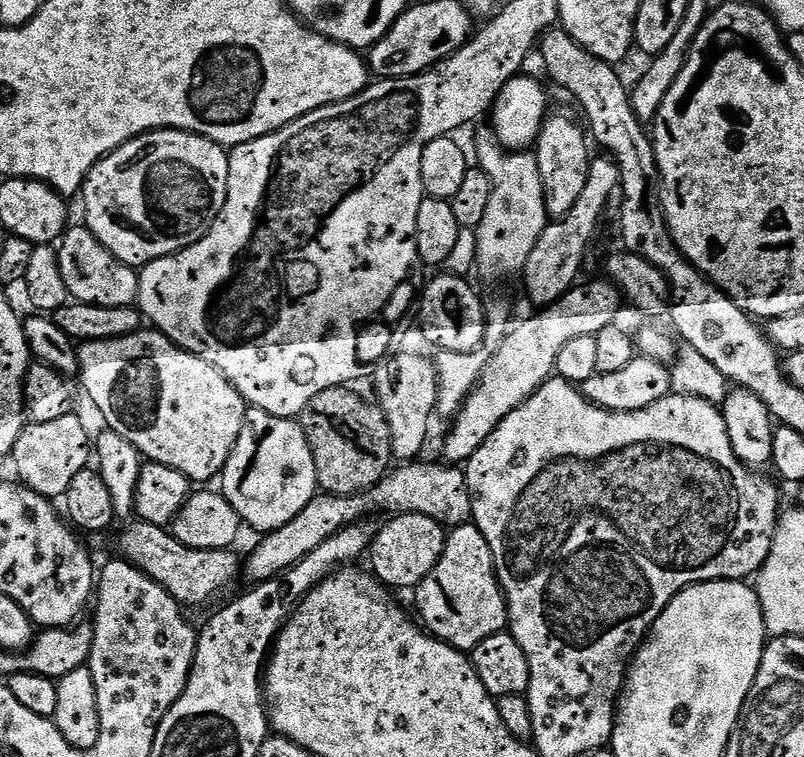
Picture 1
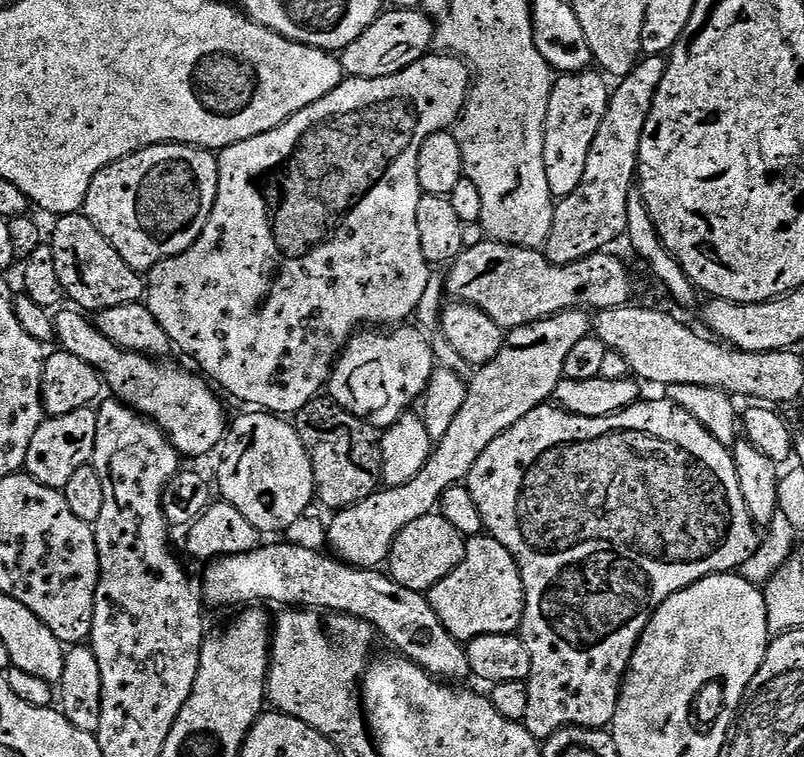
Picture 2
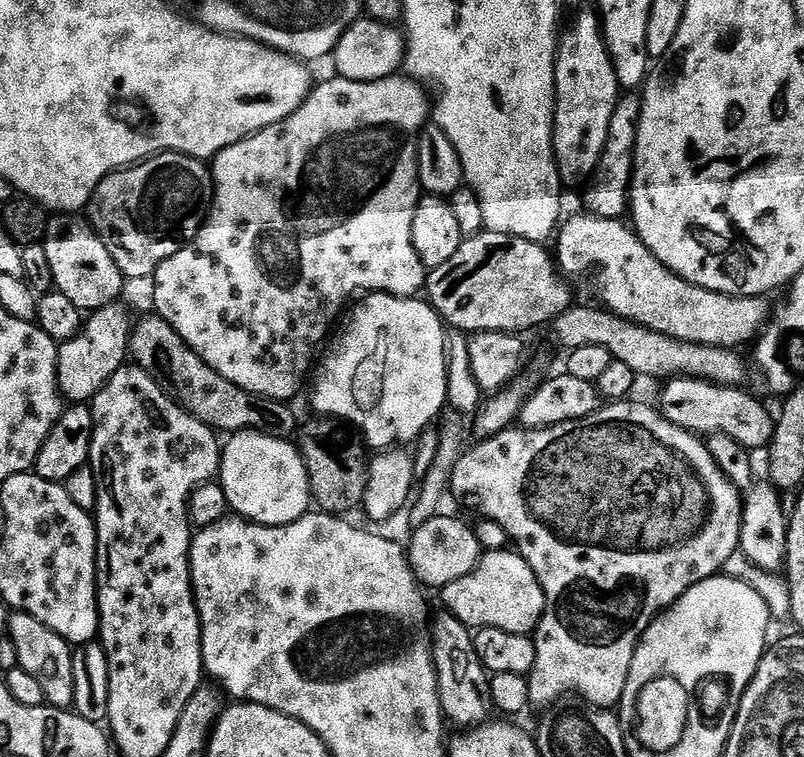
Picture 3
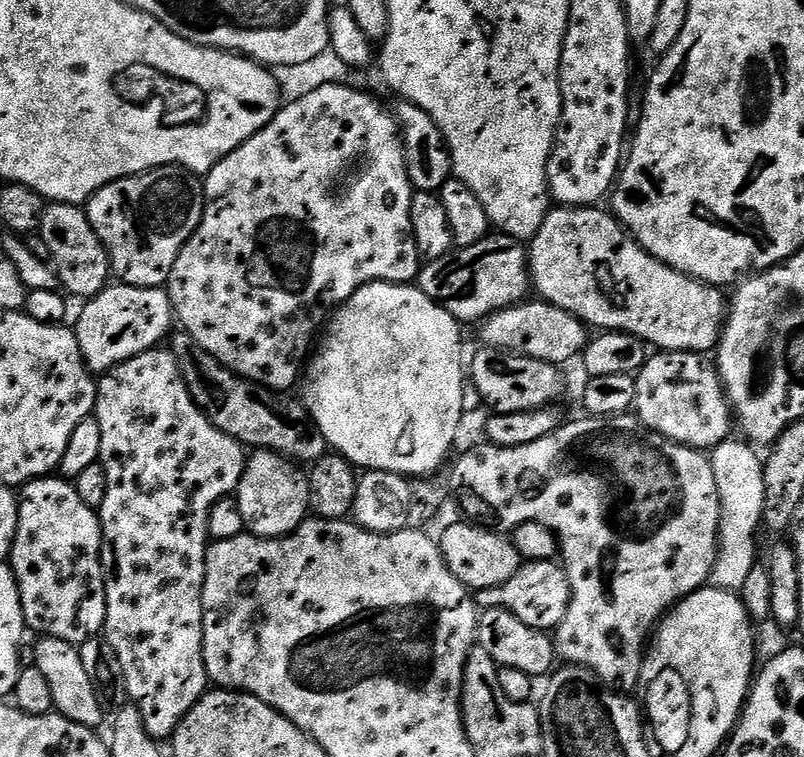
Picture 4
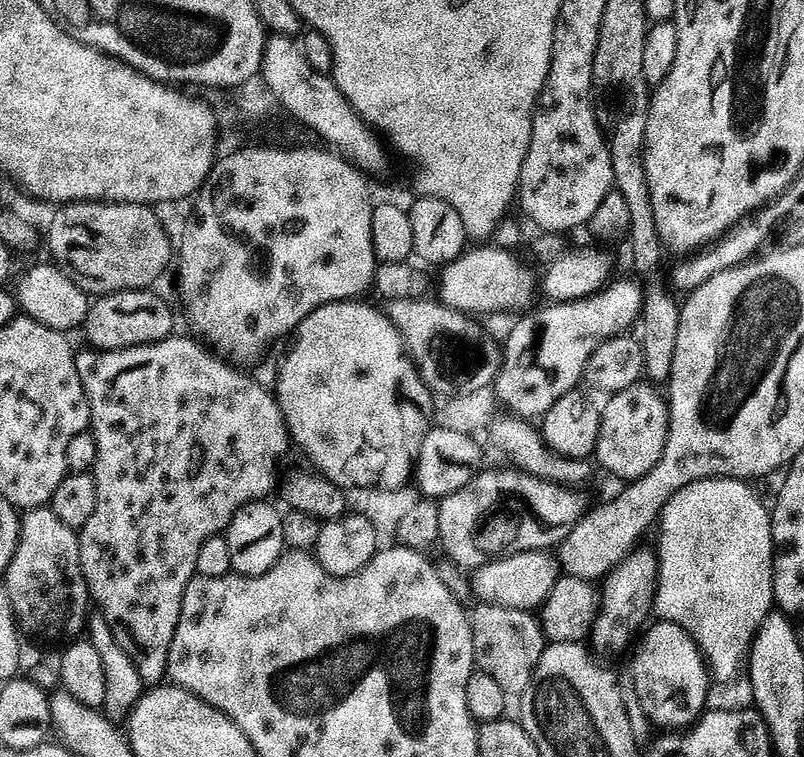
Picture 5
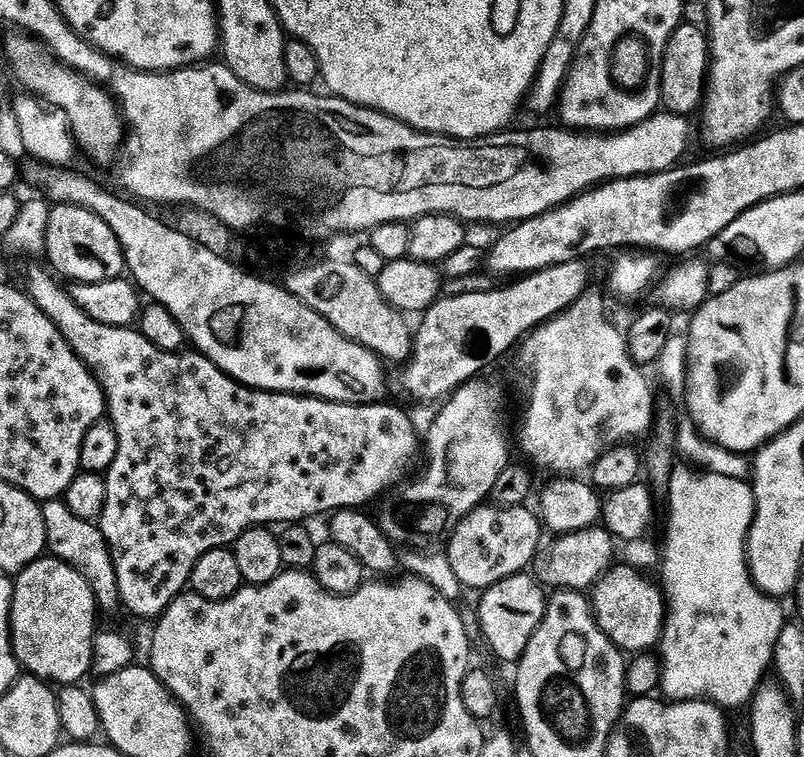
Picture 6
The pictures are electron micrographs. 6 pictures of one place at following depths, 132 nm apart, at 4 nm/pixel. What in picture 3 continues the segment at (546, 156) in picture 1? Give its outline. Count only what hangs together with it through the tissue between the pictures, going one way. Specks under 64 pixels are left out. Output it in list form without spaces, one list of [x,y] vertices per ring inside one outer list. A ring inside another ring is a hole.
[[[588,8],[582,9],[572,24],[572,30],[559,37],[556,66],[560,71],[556,74],[556,112],[552,115],[552,155],[561,185],[584,186],[596,175],[596,167],[604,153],[604,137],[610,130],[610,118],[614,118],[613,105],[622,95],[612,59],[604,45],[599,15],[593,9],[592,12]],[[564,68],[604,68],[604,73],[600,76],[601,84],[595,84],[594,73],[564,72]],[[568,108],[572,109],[568,112]],[[603,108],[605,112],[600,120],[596,112]]]

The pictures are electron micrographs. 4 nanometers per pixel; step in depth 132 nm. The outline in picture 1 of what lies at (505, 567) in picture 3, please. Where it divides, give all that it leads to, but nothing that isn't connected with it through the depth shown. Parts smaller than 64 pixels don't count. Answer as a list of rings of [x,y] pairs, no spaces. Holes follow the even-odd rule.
[[[471,522],[447,533],[434,570],[426,574],[414,595],[423,627],[437,640],[459,648],[463,653],[471,653],[484,639],[508,628],[508,604],[496,580],[492,551],[484,535]]]

